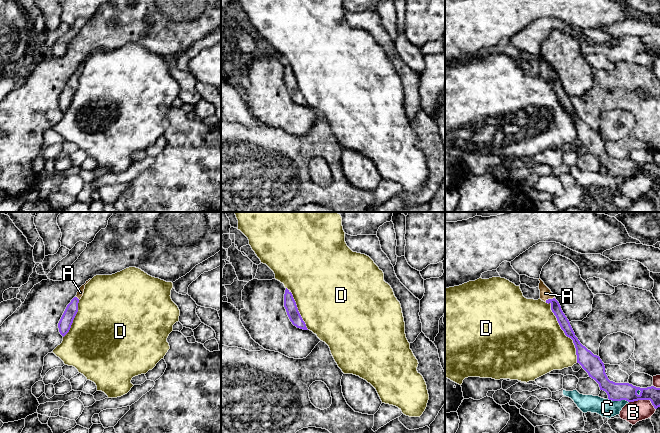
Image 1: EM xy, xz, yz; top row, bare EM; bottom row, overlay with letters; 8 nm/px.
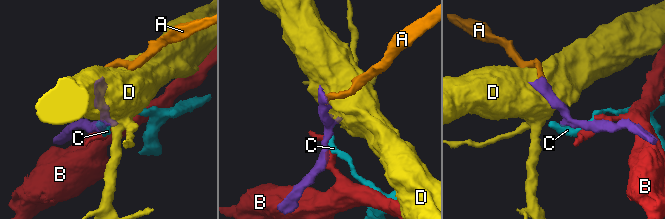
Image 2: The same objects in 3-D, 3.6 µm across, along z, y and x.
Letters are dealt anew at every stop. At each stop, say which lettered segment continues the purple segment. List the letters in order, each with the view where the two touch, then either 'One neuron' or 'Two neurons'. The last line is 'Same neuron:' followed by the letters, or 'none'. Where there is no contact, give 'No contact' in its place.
A: Touches purple in yz. One neuron
B: Touches purple in yz. Two neurons
C: Touches purple in yz. Two neurons
D: Touches purple in yz. Two neurons
Same neuron: A

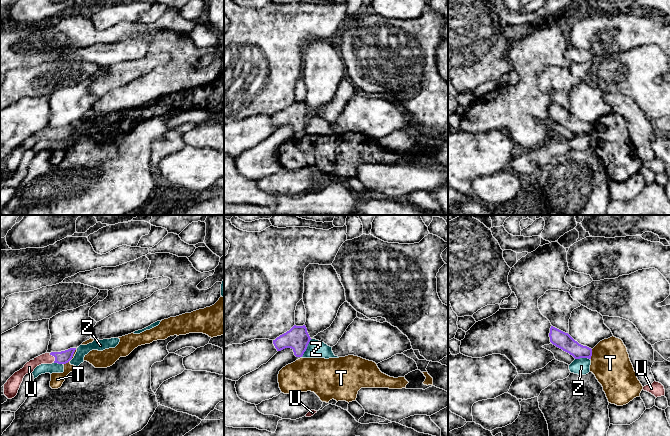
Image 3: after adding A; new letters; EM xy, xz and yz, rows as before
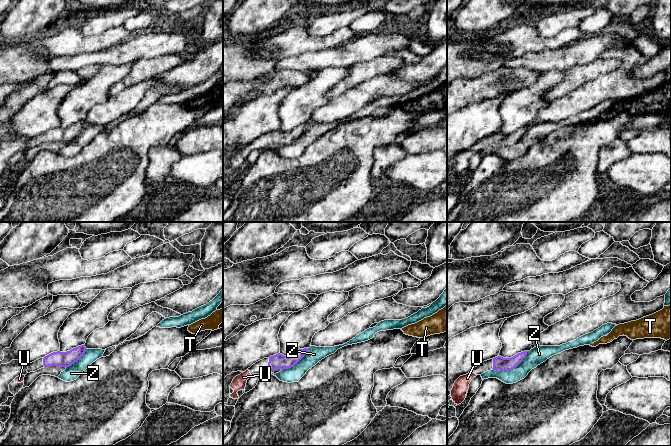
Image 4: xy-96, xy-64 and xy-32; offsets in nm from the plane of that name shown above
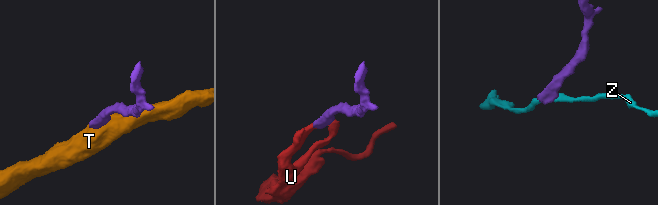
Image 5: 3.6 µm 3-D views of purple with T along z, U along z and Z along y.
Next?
T: Touches purple in xy. Two neurons
U: Touches purple in xy. One neuron
Z: Touches purple in xz. Two neurons
Same neuron: U

